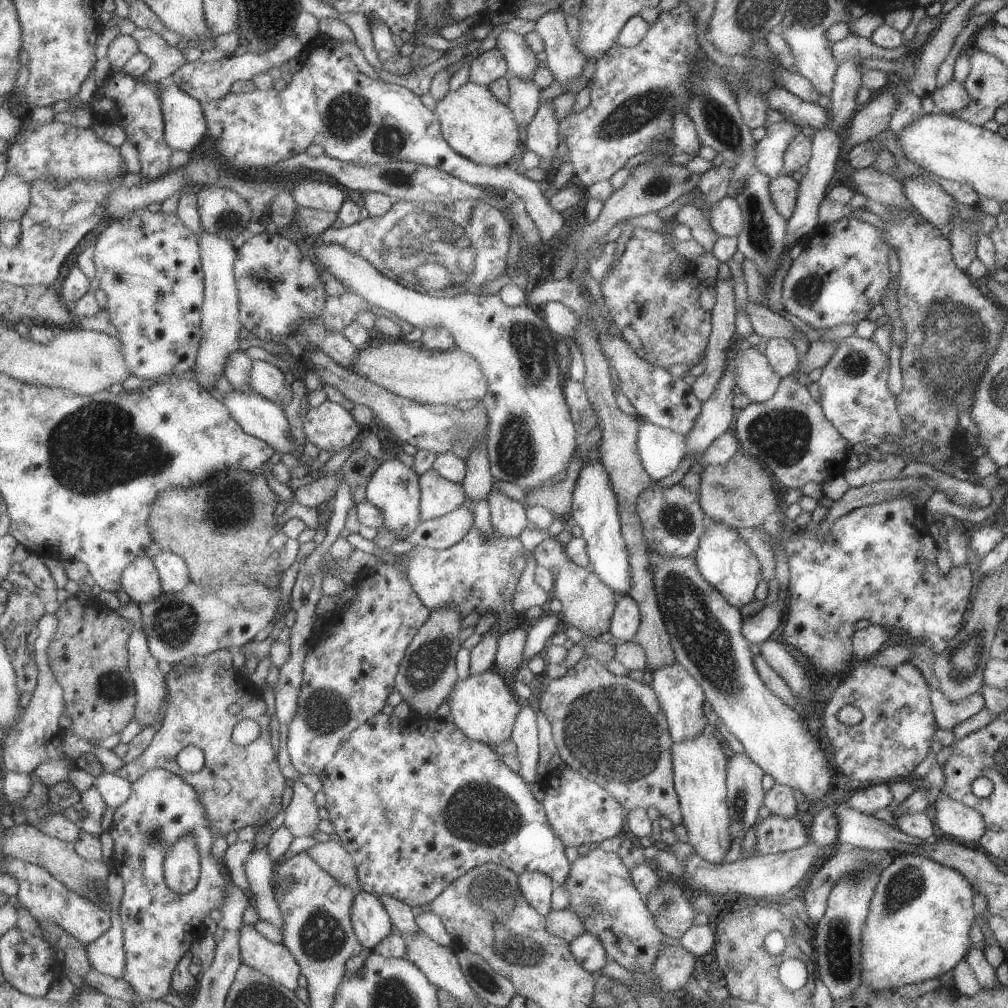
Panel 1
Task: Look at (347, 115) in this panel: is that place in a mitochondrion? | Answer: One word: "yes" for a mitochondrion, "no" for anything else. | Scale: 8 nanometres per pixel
yes

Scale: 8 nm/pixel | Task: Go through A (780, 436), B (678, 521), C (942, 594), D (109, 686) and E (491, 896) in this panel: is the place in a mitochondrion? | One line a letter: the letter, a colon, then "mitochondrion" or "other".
A: mitochondrion
B: mitochondrion
C: other
D: mitochondrion
E: mitochondrion

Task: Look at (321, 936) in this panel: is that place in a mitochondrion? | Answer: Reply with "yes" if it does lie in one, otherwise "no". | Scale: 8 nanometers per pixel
yes

